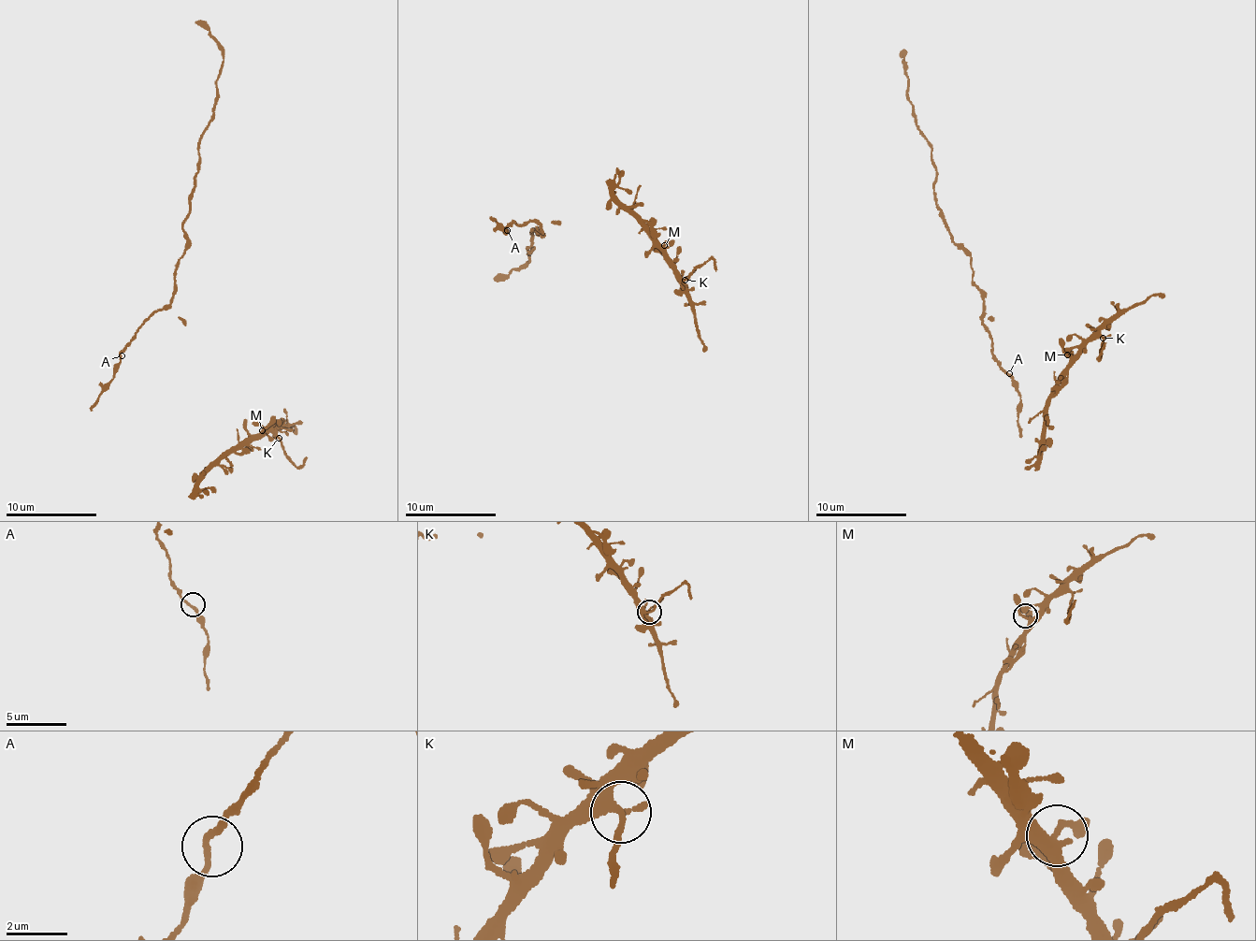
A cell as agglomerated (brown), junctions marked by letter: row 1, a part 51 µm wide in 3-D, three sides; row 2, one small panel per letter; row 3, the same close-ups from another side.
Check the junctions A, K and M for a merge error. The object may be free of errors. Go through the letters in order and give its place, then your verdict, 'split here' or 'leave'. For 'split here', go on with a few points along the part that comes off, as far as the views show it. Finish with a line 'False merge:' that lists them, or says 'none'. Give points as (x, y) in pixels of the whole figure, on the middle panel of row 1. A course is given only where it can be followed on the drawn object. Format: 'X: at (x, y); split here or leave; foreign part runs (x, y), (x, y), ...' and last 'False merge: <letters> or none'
A: at (507, 230); leave
K: at (685, 280); split here; foreign part runs (685, 281), (696, 267), (709, 260), (714, 263), (714, 271)
M: at (664, 245); leave
False merge: K

